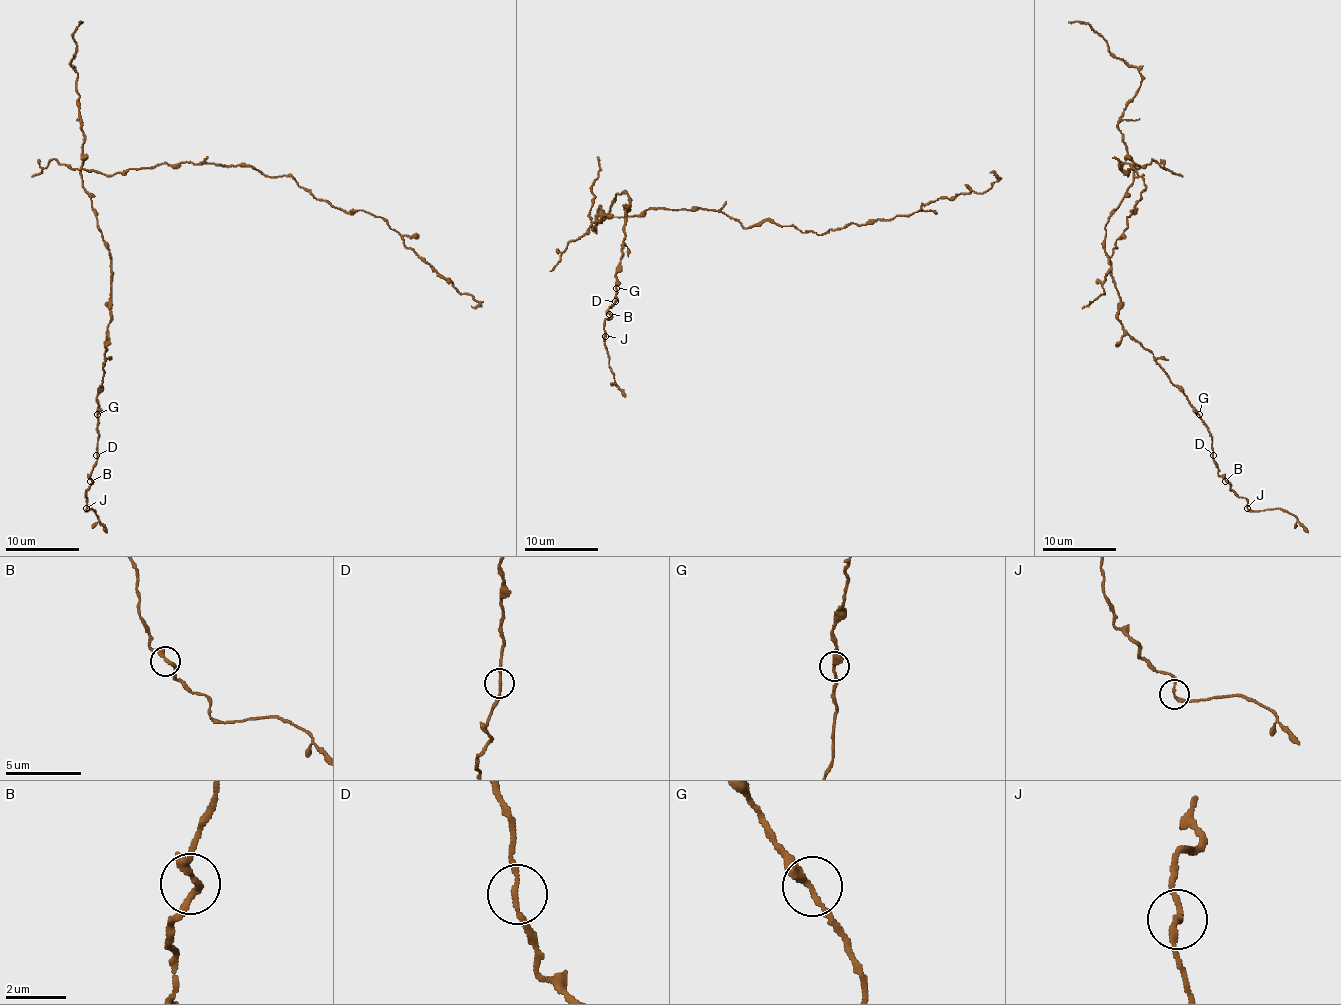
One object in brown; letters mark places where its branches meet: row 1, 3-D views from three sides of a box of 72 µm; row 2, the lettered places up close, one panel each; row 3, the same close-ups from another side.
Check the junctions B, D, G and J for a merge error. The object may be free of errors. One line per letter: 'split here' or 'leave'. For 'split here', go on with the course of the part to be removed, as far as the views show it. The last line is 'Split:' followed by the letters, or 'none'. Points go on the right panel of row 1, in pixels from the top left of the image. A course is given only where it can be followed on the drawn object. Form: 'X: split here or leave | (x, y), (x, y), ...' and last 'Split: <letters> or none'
B: leave
D: leave
G: split here | (1200, 415), (1118, 319), (1105, 223), (1133, 181), (1120, 162), (1139, 166), (1146, 188), (1104, 293), (1081, 308)
J: leave
Split: G

